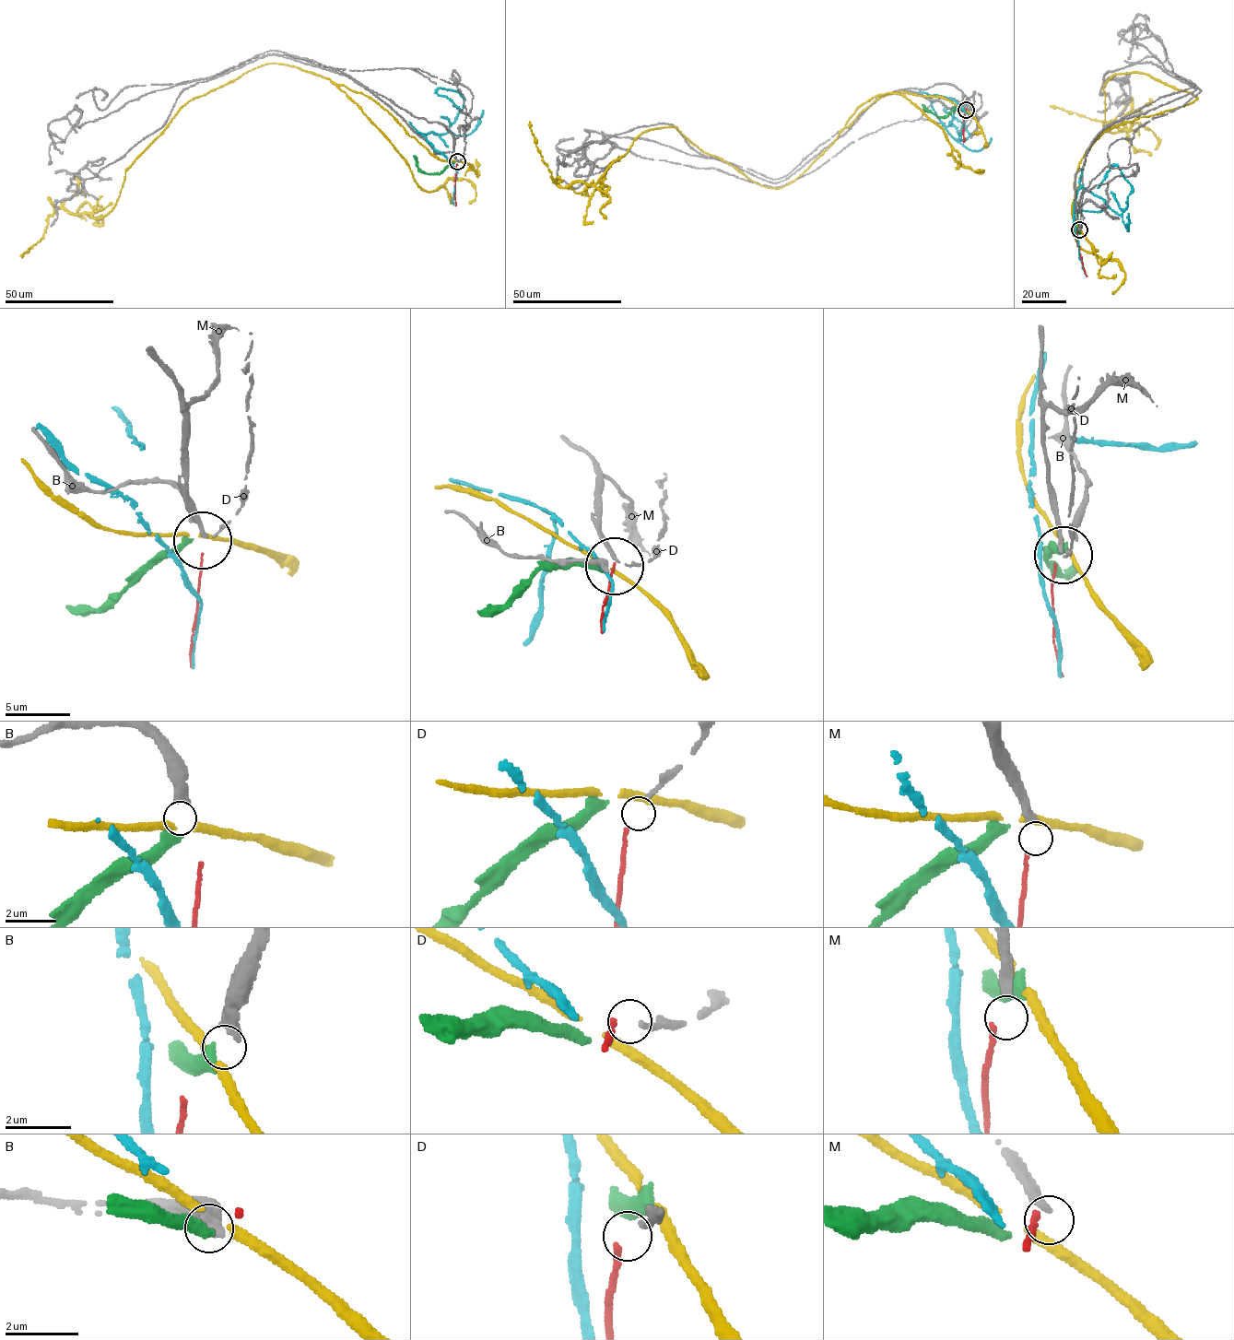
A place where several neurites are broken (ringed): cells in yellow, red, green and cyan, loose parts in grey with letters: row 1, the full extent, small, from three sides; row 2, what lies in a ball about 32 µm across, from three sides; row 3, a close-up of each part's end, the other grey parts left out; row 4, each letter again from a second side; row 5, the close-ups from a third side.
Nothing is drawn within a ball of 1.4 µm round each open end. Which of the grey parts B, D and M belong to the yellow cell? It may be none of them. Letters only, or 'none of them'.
none of them

